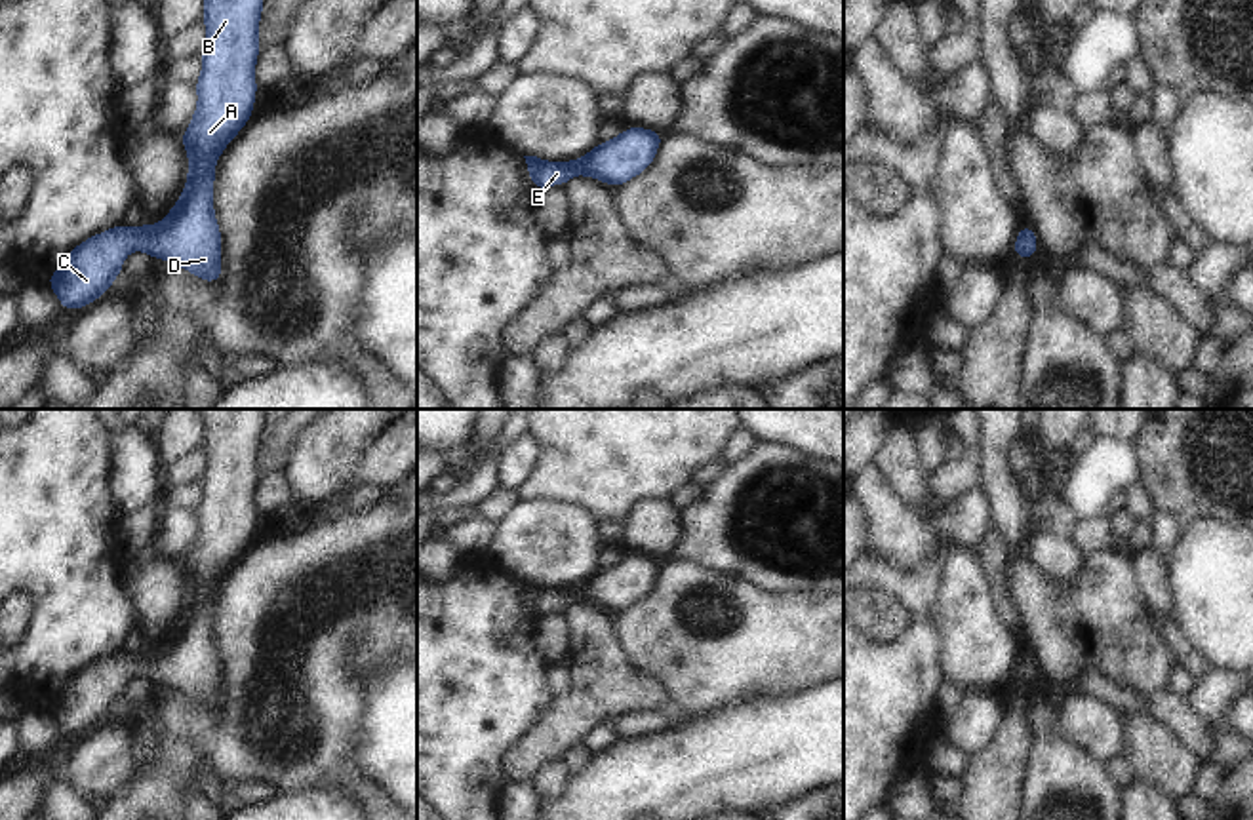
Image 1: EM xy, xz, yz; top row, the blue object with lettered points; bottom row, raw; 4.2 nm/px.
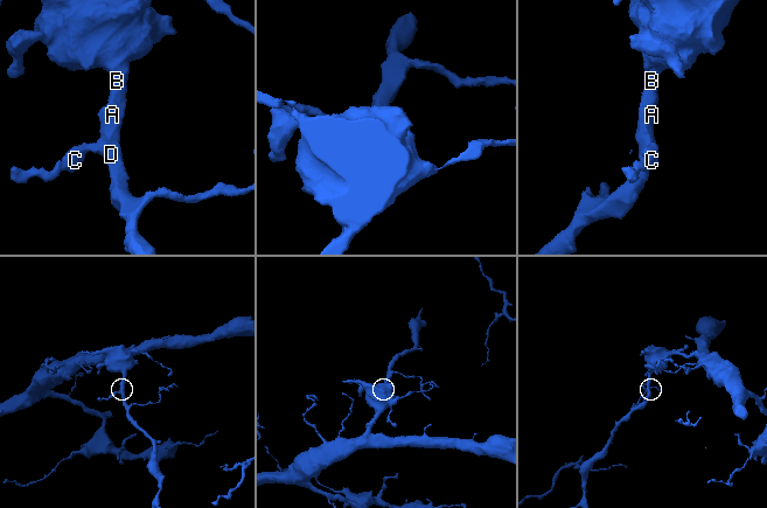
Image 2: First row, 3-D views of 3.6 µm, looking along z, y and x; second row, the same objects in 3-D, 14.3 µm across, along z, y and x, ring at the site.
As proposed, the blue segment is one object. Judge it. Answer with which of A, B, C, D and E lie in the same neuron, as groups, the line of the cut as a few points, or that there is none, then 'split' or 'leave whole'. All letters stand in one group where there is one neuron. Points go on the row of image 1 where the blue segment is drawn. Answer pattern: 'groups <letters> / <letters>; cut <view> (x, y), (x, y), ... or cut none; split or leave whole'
groups A B C D E; cut none; leave whole

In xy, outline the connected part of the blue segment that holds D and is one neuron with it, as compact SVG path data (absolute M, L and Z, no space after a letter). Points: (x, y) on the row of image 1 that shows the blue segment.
M204 0L208 30L196 112L179 137L189 154L183 194L162 223L124 226L84 240L48 276L65 310L78 310L99 299L122 272L128 253L139 249L168 259L204 282L219 282L221 232L213 213L215 162L225 146L251 120L255 105L257 27L263 0Z

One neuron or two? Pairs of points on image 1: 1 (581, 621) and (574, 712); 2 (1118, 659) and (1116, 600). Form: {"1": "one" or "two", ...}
{"1": "one", "2": "one"}

